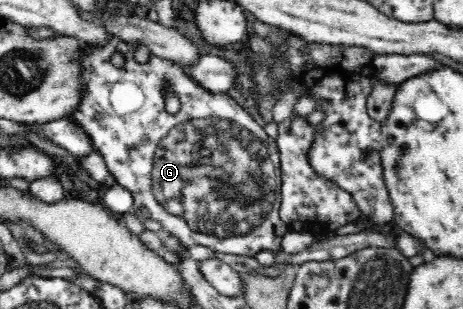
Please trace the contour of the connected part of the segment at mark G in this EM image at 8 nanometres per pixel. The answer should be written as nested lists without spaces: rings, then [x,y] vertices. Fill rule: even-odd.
[[[106,31],[105,40],[102,42],[84,42],[82,47],[77,51],[77,65],[79,72],[79,101],[76,107],[69,113],[68,119],[80,129],[89,139],[89,146],[92,152],[98,153],[104,160],[109,174],[114,178],[115,183],[120,187],[127,189],[134,199],[132,211],[142,219],[153,219],[160,222],[163,227],[163,234],[174,234],[180,244],[189,249],[196,245],[209,247],[213,251],[220,253],[229,253],[230,255],[241,255],[242,257],[251,257],[254,259],[260,251],[272,251],[276,253],[284,252],[284,244],[282,239],[284,235],[290,233],[290,228],[280,218],[280,206],[282,203],[281,196],[281,171],[280,171],[280,152],[274,138],[266,134],[264,127],[261,127],[252,115],[238,103],[226,94],[226,92],[214,93],[200,86],[200,82],[196,82],[196,78],[188,73],[182,66],[167,58],[159,57],[154,52],[150,52],[150,57],[146,63],[138,63],[136,61],[136,51],[142,49],[142,42],[131,42],[118,38],[118,35]],[[115,53],[121,53],[126,60],[124,68],[116,68],[111,63],[111,57]],[[168,82],[172,82],[174,90],[180,94],[182,98],[182,107],[176,115],[168,114],[163,104],[162,86]]]

